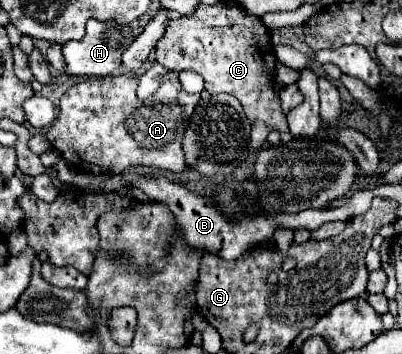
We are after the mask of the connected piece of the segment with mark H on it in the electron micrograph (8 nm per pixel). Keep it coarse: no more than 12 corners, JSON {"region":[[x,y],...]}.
{"region":[[86,23],[82,41],[62,47],[66,73],[106,77],[120,67],[132,29]]}

